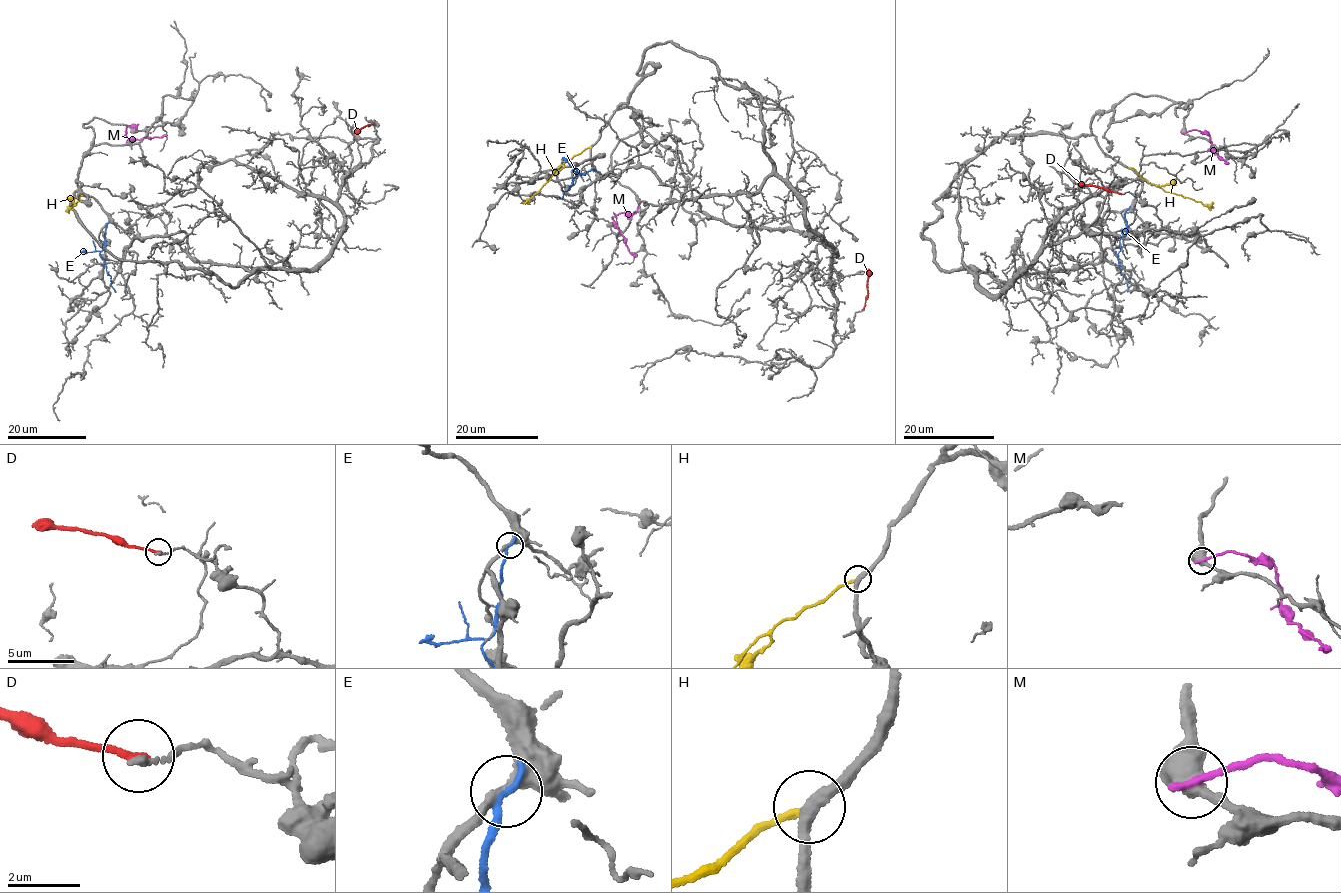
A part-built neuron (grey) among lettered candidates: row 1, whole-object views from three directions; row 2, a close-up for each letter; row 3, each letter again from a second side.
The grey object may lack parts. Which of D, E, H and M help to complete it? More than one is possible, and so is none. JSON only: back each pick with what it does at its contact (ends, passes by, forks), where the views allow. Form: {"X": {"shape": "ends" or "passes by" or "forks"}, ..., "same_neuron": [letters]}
{"same_neuron": []}

